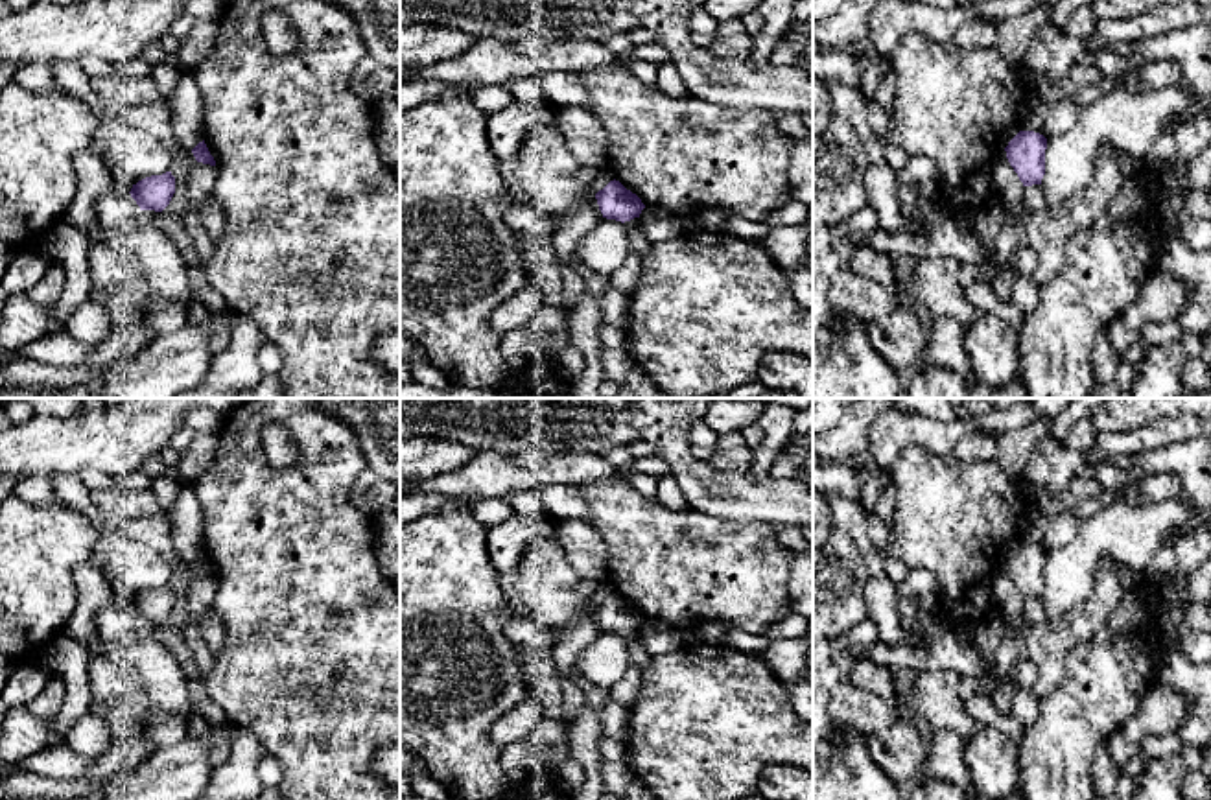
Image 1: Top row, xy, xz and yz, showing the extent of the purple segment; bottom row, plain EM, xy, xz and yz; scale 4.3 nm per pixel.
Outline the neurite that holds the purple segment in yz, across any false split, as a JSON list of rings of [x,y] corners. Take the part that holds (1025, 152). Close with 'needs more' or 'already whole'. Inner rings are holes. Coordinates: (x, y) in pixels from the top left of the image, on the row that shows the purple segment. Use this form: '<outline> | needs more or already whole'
[[[1019,131],[1005,147],[1006,159],[1023,186],[1041,184],[1045,175],[1047,138],[1034,131]]] | already whole

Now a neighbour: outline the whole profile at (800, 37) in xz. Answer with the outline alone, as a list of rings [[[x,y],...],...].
[[[813,18],[805,24],[787,28],[783,39],[794,50],[796,68],[813,81]]]

